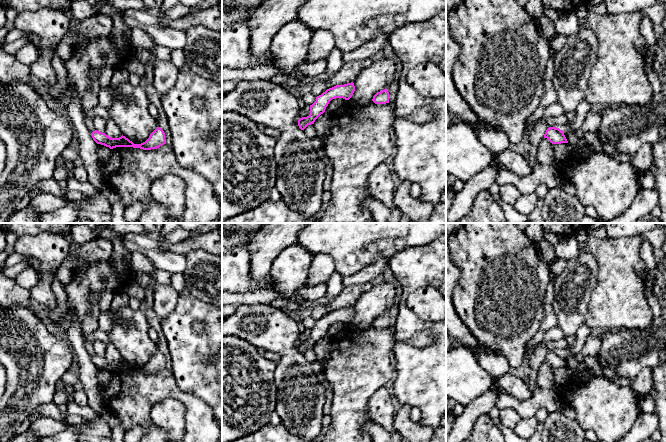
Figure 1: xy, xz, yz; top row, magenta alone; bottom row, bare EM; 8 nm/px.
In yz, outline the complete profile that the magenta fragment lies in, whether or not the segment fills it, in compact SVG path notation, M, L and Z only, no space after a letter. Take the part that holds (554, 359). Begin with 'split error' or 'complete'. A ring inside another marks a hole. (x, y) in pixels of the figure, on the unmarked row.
complete; M555 351L548 352L544 358L544 362L547 362L552 368L568 367L564 356Z

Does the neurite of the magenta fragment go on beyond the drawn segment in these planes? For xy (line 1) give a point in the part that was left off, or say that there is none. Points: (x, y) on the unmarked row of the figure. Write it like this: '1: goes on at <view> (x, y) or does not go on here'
1: does not go on here

